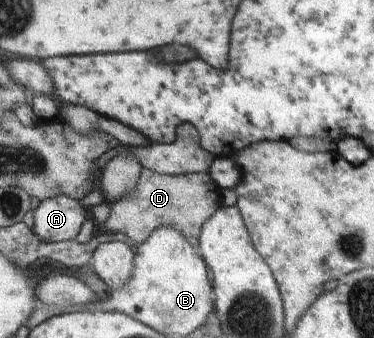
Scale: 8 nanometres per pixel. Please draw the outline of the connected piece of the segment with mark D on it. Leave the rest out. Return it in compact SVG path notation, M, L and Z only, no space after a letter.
M143 167L138 177L137 189L132 195L111 205L110 218L102 229L123 233L136 243L146 239L160 227L176 227L185 233L192 247L200 246L200 235L206 221L221 205L221 187L211 178L208 170L197 174L163 174Z

